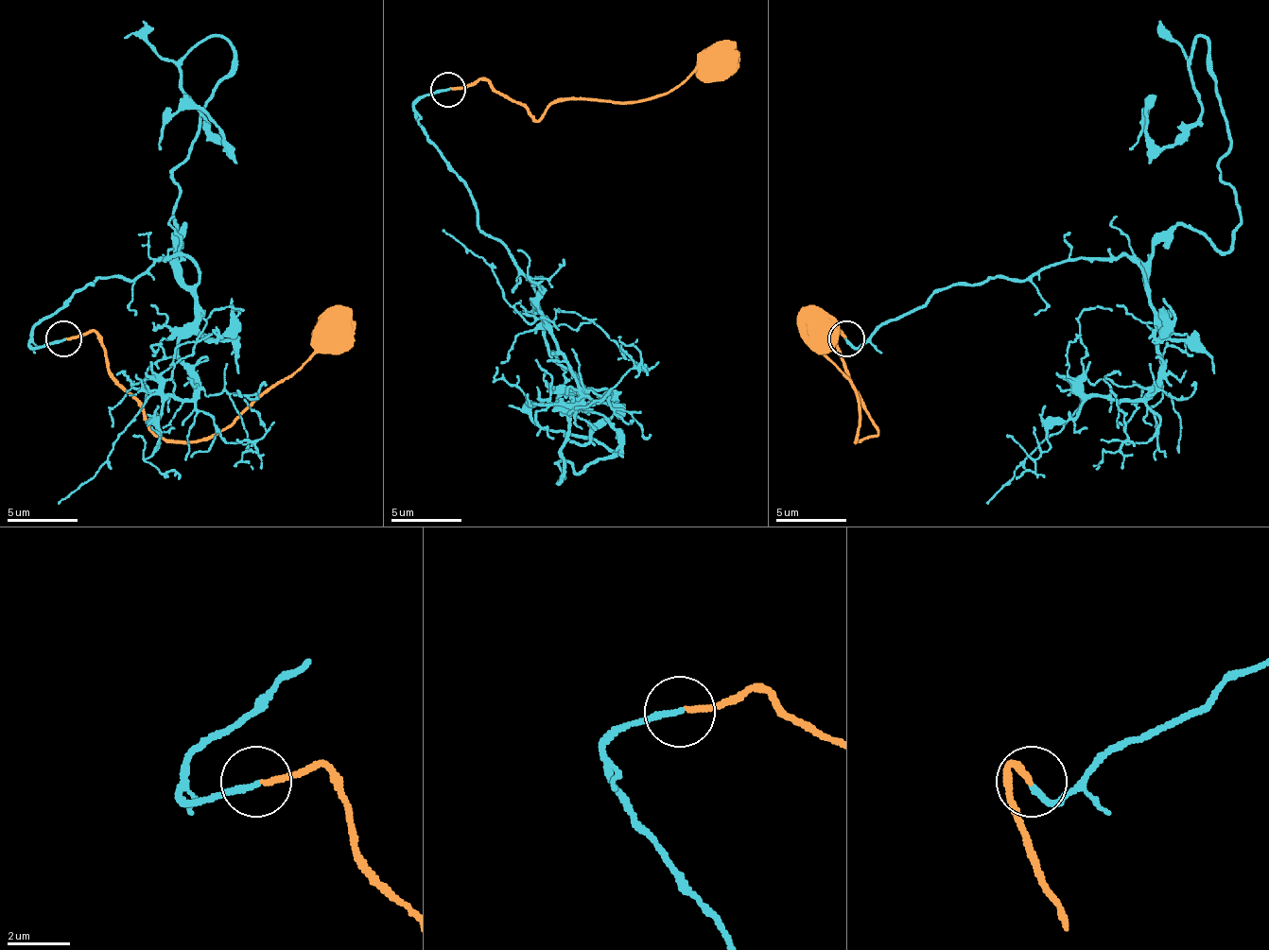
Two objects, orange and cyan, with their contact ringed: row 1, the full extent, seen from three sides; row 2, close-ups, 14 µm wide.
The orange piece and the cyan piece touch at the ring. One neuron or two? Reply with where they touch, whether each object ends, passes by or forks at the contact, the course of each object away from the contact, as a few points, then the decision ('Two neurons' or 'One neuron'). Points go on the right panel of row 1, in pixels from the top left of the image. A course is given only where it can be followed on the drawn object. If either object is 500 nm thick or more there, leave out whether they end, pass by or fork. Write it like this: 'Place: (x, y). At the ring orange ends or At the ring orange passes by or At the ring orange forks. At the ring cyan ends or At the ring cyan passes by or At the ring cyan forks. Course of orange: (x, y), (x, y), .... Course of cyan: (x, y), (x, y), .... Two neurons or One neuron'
Place: (846, 338). At the ring orange ends. At the ring cyan ends. Course of orange: (845, 337), (835, 337), (845, 372), (877, 433), (860, 440), (860, 401), (852, 384), (810, 330), (803, 305). Course of cyan: (845, 337), (1177, 224), (1224, 252), (1209, 44), (1202, 114), (1163, 146), (1146, 108), (1128, 150). One neuron

